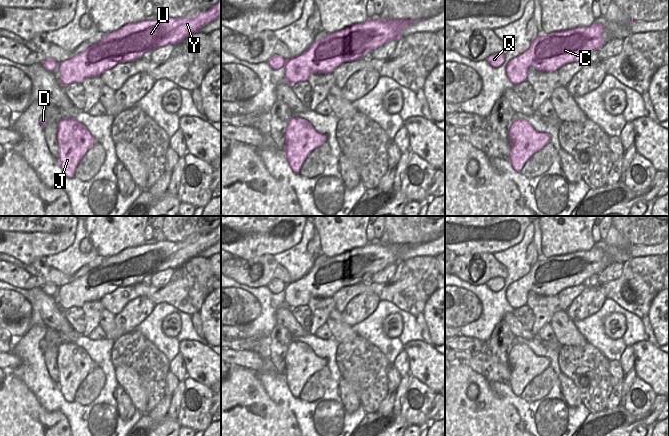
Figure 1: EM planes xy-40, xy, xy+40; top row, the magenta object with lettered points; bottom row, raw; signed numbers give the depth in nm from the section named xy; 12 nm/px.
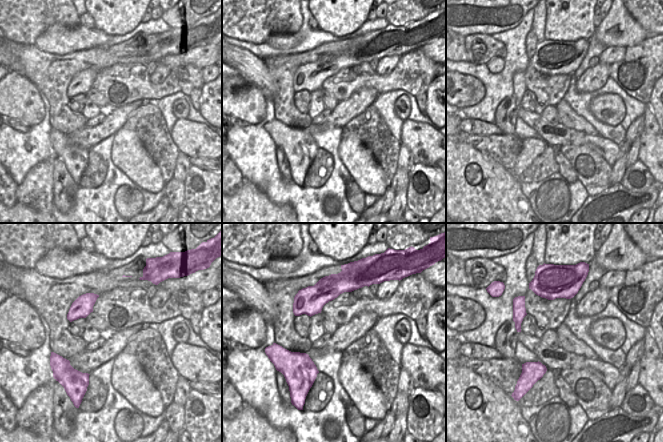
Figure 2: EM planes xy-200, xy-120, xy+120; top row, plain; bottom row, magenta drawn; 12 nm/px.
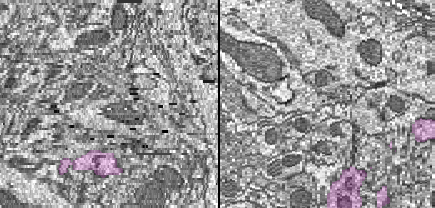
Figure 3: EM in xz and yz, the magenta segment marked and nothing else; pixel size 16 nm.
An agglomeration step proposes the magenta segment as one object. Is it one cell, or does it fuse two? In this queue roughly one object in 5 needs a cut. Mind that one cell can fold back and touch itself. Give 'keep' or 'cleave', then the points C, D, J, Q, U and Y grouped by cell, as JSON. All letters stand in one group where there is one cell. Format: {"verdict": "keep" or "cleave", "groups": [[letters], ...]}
{"verdict": "keep", "groups": [["C", "D", "J", "Q", "U", "Y"]]}

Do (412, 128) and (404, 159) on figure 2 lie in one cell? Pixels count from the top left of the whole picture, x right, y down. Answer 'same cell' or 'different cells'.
different cells

